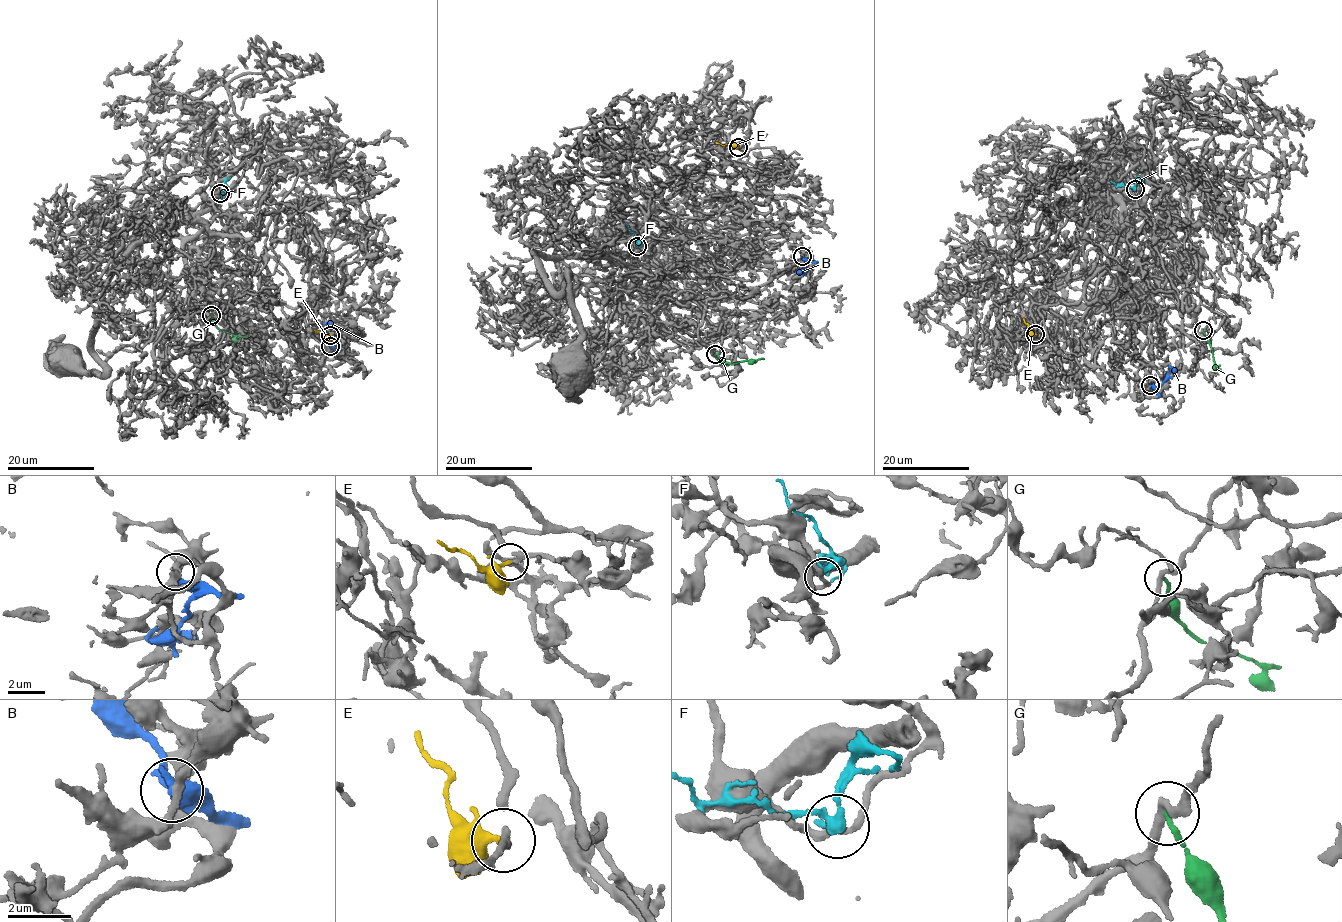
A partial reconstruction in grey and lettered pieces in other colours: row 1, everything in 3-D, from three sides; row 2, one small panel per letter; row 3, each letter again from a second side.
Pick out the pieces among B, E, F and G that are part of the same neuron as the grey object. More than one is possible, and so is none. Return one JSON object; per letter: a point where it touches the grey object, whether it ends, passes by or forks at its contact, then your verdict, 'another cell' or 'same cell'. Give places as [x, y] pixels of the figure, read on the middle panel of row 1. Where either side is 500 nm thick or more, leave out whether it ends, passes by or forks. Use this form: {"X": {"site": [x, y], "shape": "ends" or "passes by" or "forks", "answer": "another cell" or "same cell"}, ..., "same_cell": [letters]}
{"B": {"site": [802, 256], "shape": "ends", "answer": "another cell"}, "E": {"site": [738, 147], "shape": "ends", "answer": "same cell"}, "F": {"site": [637, 246], "shape": "ends", "answer": "another cell"}, "G": {"site": [715, 354], "shape": "ends", "answer": "another cell"}, "same_cell": ["E"]}

